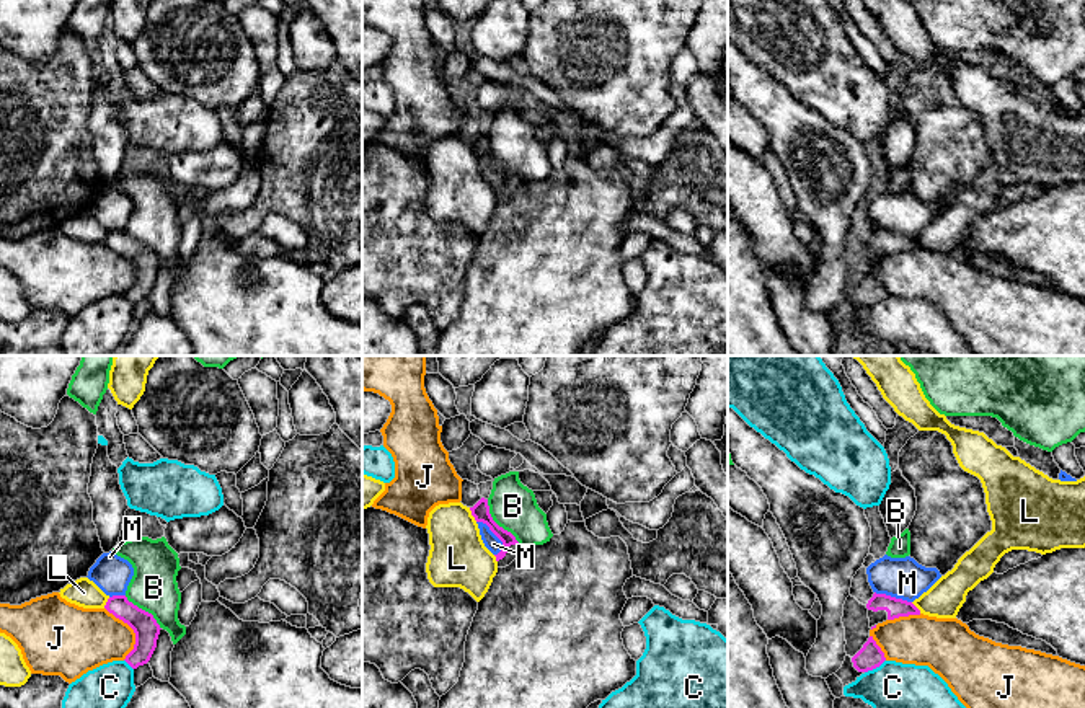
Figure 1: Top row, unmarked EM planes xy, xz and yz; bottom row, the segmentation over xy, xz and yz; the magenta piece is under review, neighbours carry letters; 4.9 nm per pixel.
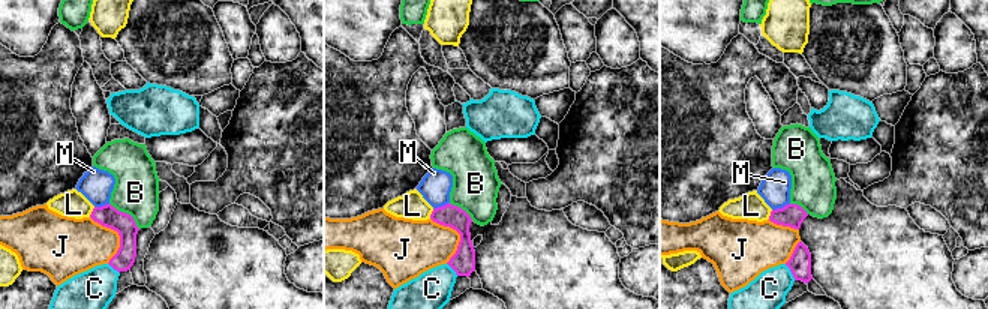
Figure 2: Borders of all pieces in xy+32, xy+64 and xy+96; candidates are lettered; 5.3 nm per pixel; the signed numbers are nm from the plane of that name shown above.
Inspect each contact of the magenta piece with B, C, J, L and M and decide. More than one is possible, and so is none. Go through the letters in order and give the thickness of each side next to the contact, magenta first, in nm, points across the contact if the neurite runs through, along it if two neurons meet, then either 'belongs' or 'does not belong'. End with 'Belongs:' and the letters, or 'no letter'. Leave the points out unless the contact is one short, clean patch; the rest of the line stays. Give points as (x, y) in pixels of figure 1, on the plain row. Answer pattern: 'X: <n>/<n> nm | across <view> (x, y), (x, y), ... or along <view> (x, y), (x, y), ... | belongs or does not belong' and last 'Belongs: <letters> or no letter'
B: 90/240 nm | along xz (487, 134), (490, 150), (519, 178) | does not belong
C: 120/260 nm | does not belong
J: 120/300 nm | does not belong
L: 90/280 nm | does not belong
M: 90/80 nm | along xz (477, 155), (482, 155), (501, 176), (503, 183), (496, 190) | does not belong
Belongs: no letter

